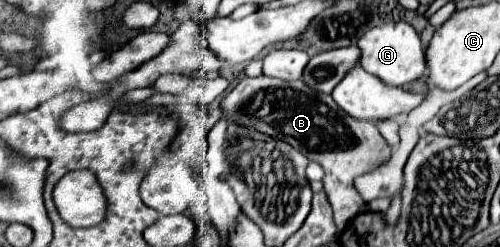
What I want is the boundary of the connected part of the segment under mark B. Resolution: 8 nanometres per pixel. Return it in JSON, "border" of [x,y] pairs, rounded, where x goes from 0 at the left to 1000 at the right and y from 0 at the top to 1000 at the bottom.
{"border":[[[530,304],[506,320],[490,312],[462,368],[454,368],[450,401],[442,409],[442,449],[458,498],[506,514],[530,547],[562,563],[602,611],[618,652],[646,676],[646,749],[678,935],[686,935],[730,830],[726,798],[706,757],[706,725],[746,692],[782,636],[782,595],[742,490],[706,482],[682,449],[682,433],[674,433],[662,385],[626,368],[606,328],[562,328]]]}

